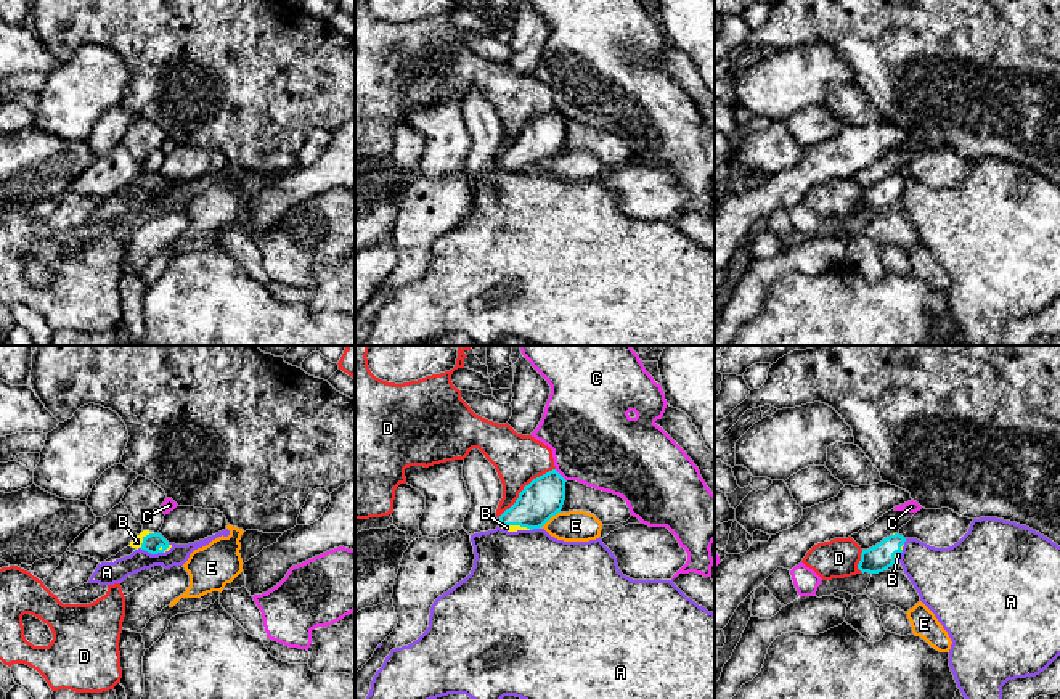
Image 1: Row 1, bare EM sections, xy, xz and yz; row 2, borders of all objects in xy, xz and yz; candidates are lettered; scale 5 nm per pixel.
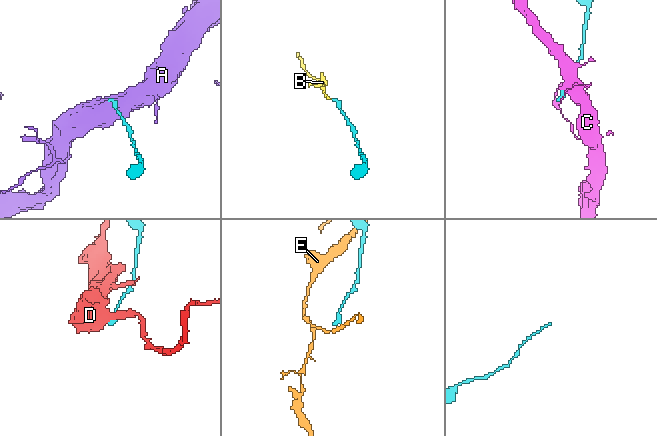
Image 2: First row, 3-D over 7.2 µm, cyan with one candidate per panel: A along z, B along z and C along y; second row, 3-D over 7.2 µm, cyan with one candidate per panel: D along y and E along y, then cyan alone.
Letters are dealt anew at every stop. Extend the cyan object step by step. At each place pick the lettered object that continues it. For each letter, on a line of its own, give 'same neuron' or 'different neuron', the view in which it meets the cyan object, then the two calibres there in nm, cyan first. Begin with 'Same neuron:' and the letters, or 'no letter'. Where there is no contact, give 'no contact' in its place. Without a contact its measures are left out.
Same neuron: B
A: different neuron | xy | 90/110 nm
B: same neuron | xy | 90/50 nm
C: different neuron | xz | 200/440 nm
D: different neuron | xz | 200/240 nm
E: different neuron | xz | 200/160 nm

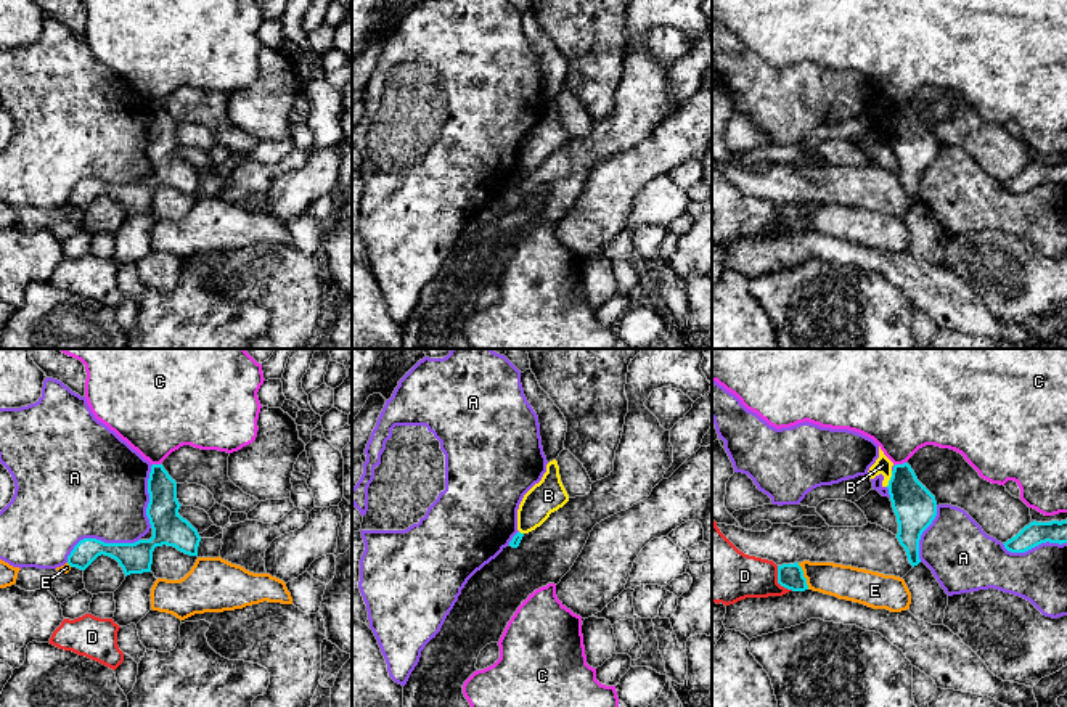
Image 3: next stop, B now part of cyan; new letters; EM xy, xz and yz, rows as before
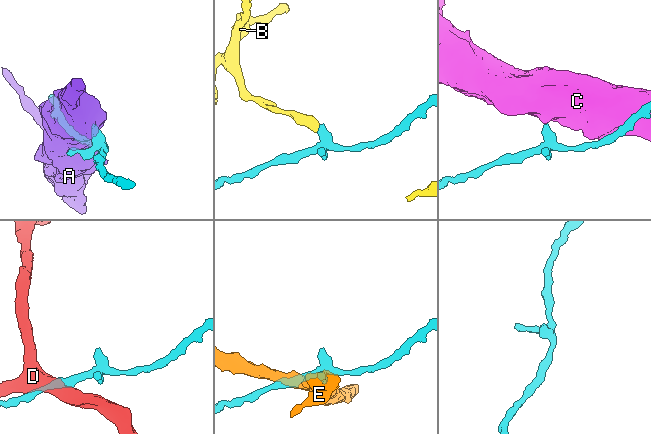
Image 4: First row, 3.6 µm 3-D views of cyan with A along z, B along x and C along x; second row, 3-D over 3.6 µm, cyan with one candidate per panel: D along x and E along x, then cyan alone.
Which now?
Same neuron: no letter
A: different neuron | xy | 160/480 nm
B: different neuron | yz | 220/90 nm
C: different neuron | yz | 220/380 nm
D: different neuron | yz | 130/260 nm
E: different neuron | yz | 130/170 nm

